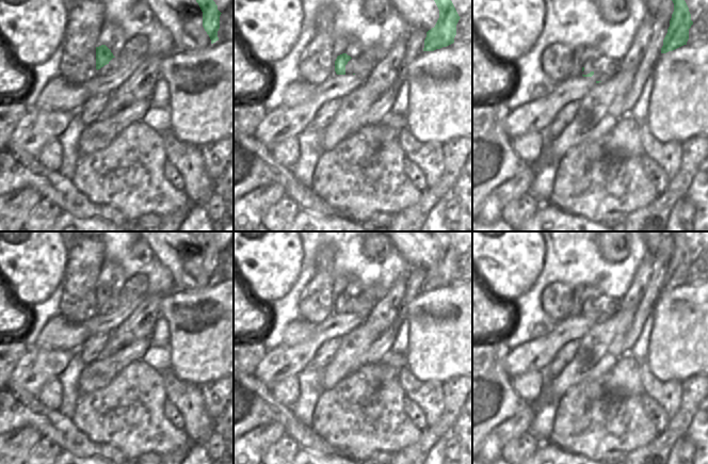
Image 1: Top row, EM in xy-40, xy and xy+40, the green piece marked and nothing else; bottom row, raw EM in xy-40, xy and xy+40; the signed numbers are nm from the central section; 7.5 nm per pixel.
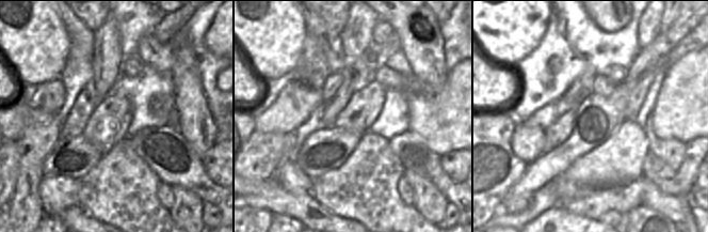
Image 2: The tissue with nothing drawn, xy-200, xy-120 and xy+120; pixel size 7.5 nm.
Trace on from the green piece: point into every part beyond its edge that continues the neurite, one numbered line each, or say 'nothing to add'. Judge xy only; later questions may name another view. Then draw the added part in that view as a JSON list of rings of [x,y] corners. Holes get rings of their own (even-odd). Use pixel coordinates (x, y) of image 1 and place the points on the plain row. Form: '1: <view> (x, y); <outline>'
nothing to add

